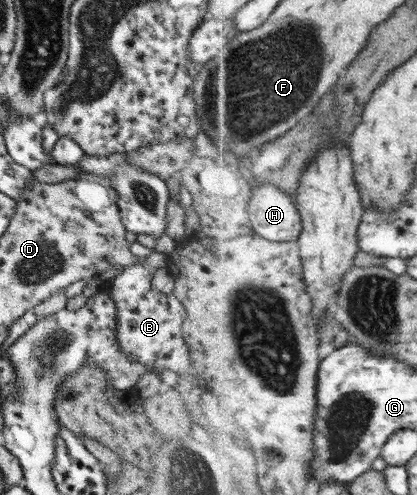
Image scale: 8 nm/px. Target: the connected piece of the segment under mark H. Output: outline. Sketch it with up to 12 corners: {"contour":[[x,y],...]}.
{"contour":[[254,184],[249,218],[271,241],[299,241],[303,220],[295,196]]}

